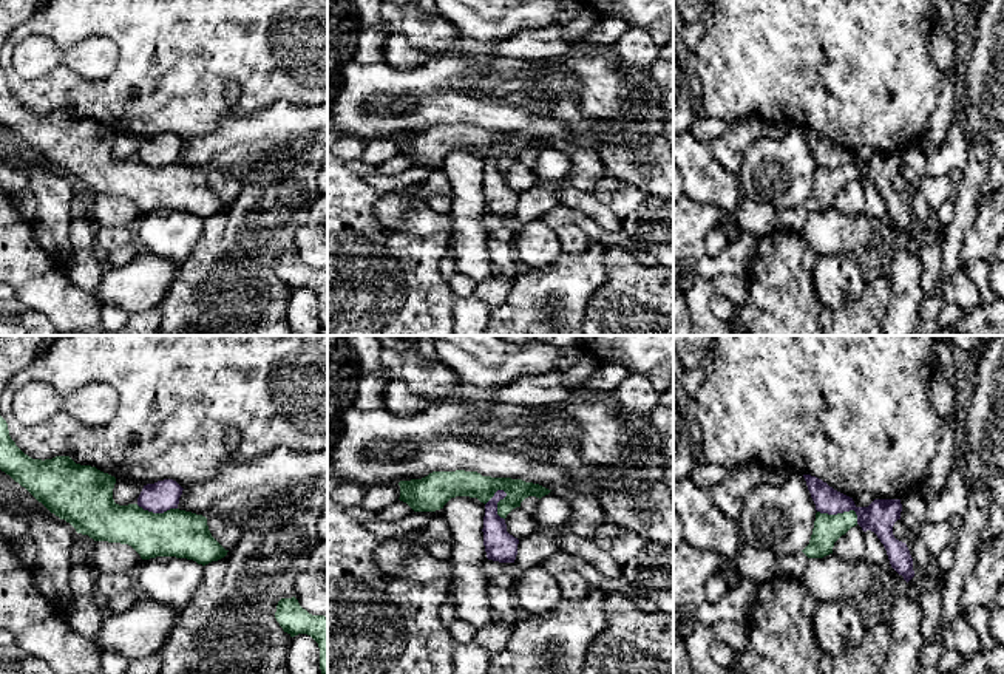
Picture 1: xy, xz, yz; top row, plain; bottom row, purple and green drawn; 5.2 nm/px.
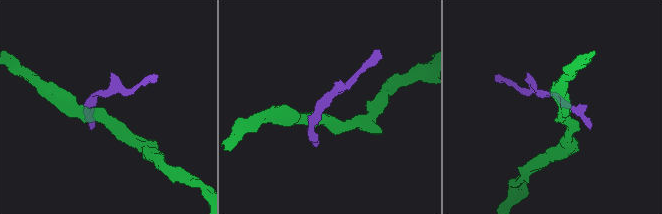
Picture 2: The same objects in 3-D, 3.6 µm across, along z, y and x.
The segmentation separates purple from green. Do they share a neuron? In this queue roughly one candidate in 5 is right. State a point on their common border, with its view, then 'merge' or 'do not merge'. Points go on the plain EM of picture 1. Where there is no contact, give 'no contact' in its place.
xz (498, 155) | do not merge

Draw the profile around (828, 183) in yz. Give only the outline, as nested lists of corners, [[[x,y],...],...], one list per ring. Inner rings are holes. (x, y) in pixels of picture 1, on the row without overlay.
[[[854,164],[837,168],[817,165],[809,198],[802,206],[808,212],[823,212],[833,207],[834,196],[854,179],[857,179]]]

